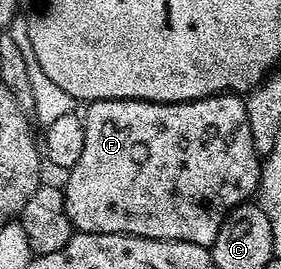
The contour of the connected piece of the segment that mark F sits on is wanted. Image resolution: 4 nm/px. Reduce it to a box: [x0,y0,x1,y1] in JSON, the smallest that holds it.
[64,92,262,248]

